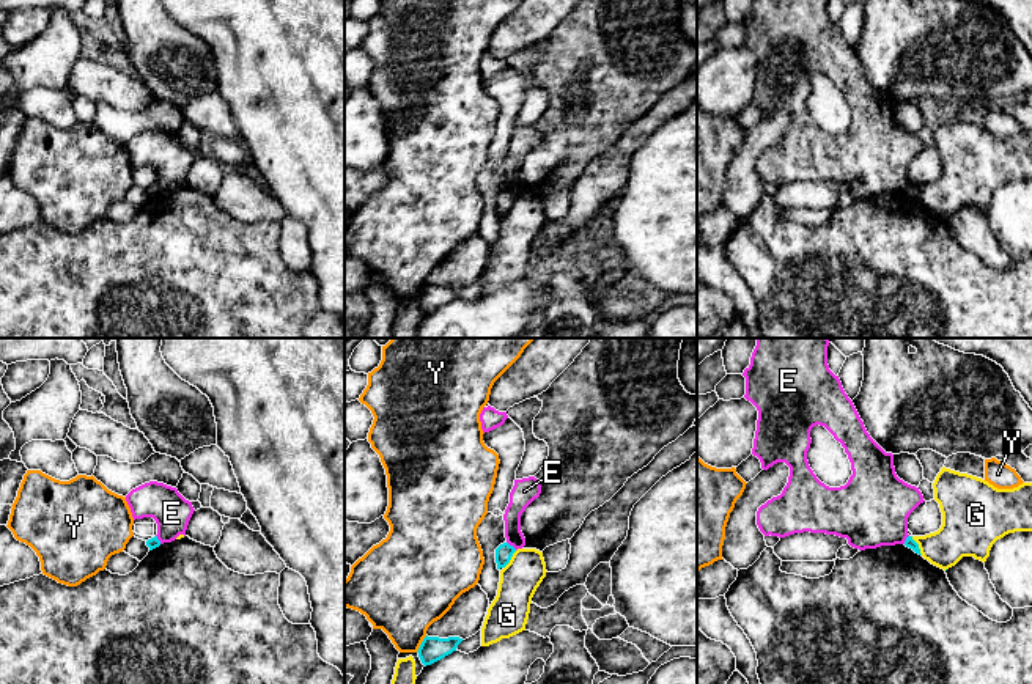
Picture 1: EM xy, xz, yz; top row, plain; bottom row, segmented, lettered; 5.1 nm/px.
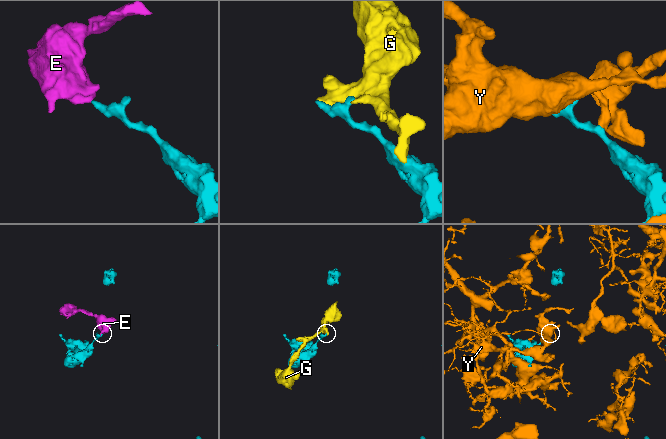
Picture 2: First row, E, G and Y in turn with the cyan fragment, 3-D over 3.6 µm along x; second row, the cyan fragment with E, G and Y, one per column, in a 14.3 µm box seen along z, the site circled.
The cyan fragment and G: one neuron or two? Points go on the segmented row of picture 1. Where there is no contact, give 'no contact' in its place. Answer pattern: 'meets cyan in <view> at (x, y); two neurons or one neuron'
meets cyan in yz at (917, 546); two neurons

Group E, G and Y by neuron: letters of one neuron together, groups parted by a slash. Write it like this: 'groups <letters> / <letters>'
groups E / G / Y

